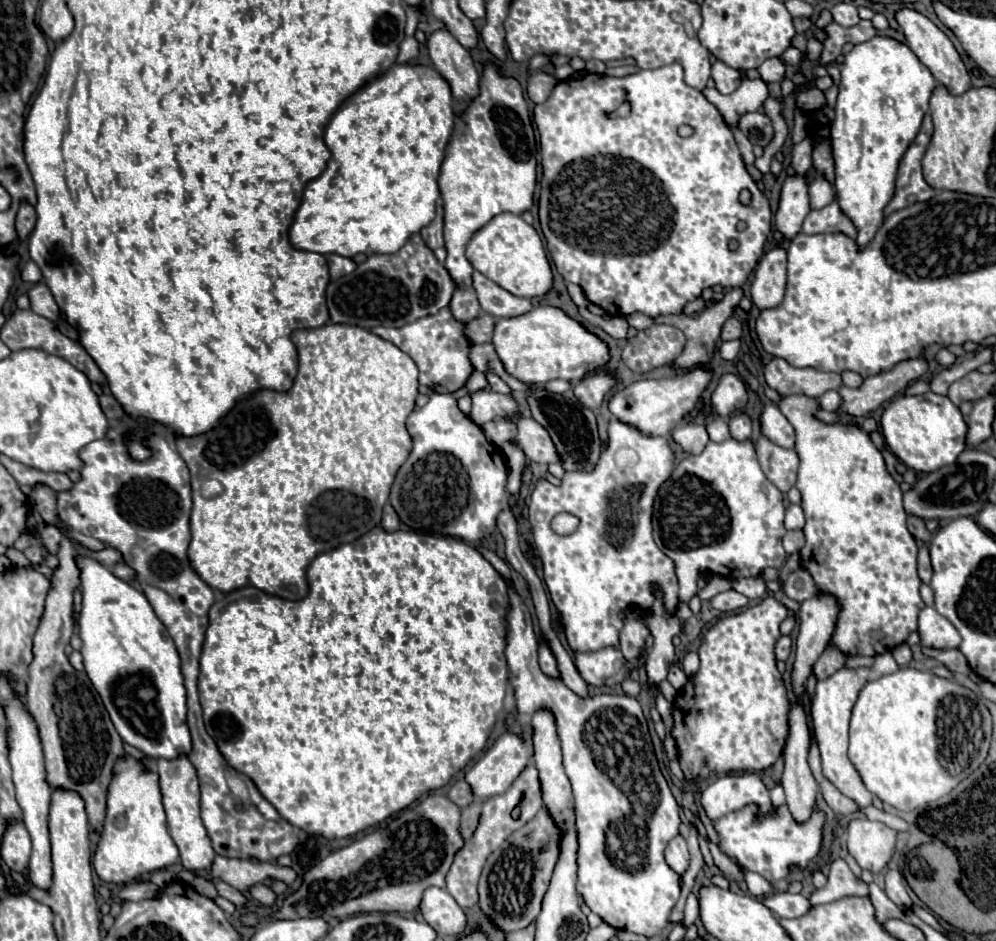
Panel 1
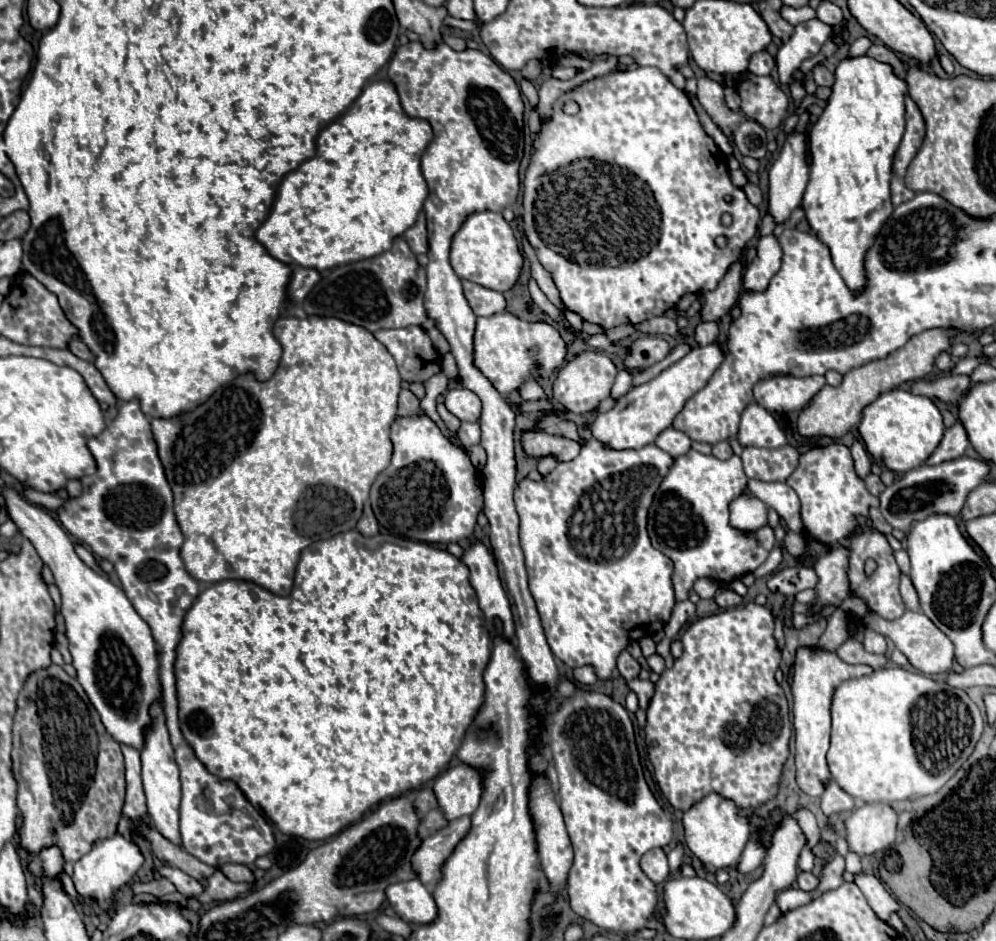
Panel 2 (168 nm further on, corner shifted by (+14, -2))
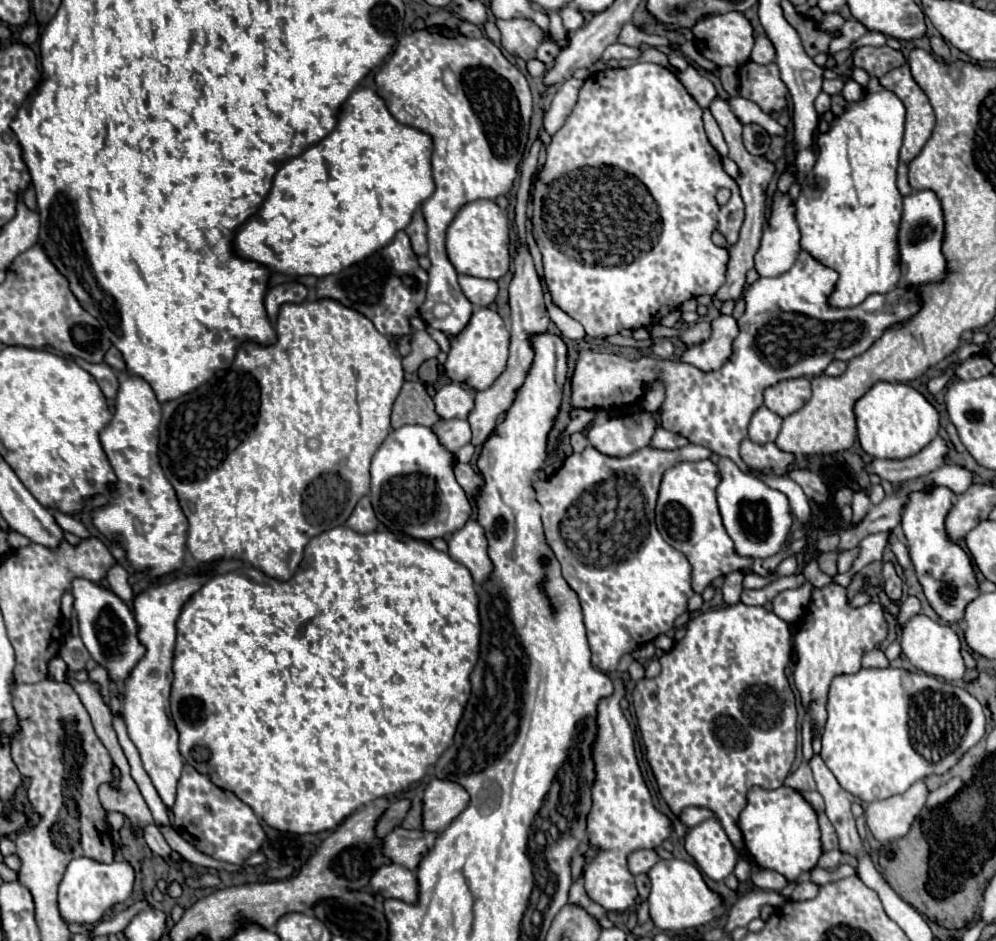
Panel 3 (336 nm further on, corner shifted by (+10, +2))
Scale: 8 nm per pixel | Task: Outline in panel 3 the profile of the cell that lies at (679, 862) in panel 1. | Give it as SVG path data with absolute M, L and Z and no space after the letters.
M642 849L642 851L634 851L628 857L628 867L634 875L640 875L640 873L648 873L658 861L660 857L654 849Z

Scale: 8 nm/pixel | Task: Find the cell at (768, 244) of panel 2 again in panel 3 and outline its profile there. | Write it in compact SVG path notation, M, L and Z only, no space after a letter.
M774 195L772 215L764 229L762 243L754 255L754 267L760 277L776 277L786 273L800 251L800 233L794 219L794 205L788 195Z

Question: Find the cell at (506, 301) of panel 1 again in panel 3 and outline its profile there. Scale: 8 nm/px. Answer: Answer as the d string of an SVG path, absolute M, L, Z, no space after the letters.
M460 275L458 283L462 287L462 293L468 297L468 301L476 307L488 307L498 297L498 283L496 281Z

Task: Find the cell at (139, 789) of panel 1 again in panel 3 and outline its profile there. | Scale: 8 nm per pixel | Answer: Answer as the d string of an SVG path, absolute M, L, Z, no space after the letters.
M78 857L70 861L64 879L58 887L58 909L68 923L94 925L102 919L106 909L124 903L132 895L132 887L134 887L134 867L126 859L102 865L100 861L94 861L90 857Z

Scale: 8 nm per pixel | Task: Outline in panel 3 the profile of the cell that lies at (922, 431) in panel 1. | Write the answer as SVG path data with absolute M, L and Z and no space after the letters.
M874 383L870 391L858 399L856 407L858 441L862 449L876 459L906 459L924 449L938 437L940 413L914 387L906 383Z

